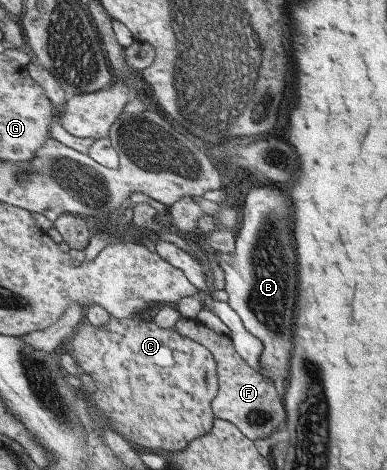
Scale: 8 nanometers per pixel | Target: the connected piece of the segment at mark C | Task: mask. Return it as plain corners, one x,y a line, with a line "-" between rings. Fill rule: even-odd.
151,314
126,319
112,317
106,328
93,325
86,318
82,321
77,334
68,340
65,347
76,358
78,366
98,382
92,400
96,400
96,408
103,412
100,416
108,417
108,424
114,432
120,433
140,451
162,448
175,453
183,451
193,440
213,429
213,400
219,394
219,373
211,349
184,335
176,326
158,326
152,321

